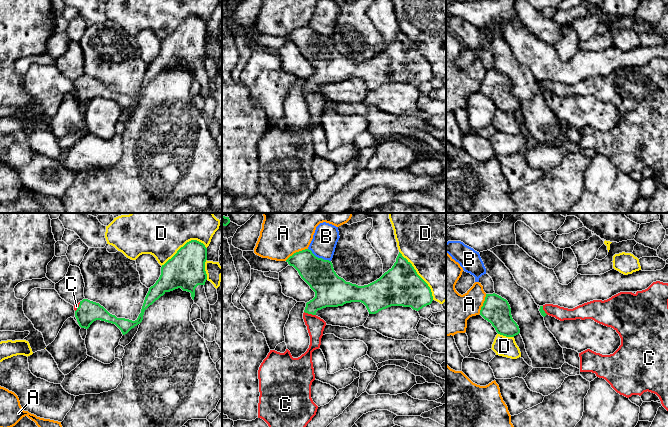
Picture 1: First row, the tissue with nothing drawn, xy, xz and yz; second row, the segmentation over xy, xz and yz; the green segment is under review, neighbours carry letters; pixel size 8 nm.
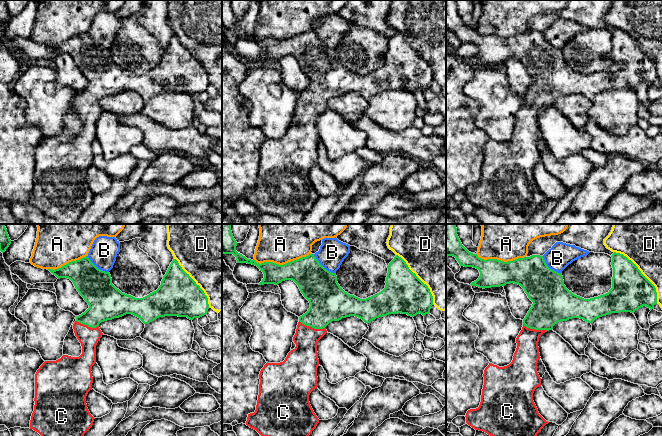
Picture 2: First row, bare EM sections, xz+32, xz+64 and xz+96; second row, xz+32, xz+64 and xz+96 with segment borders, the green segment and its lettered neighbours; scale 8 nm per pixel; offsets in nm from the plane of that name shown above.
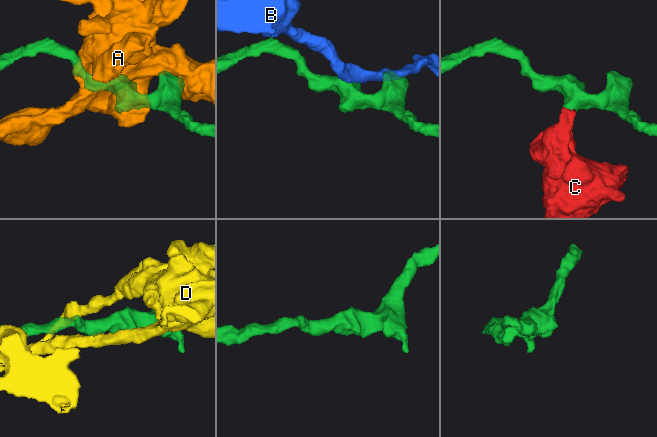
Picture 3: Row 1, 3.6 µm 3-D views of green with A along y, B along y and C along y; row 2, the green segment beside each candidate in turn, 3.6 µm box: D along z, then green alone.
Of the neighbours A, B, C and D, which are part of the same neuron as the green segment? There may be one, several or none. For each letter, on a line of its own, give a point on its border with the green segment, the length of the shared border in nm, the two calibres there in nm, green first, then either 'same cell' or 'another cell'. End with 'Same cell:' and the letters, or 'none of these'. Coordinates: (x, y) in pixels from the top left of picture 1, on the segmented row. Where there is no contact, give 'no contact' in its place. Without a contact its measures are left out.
A: meets green in xz at (296, 252); contact 200 nm long; 240 nm thick on the green side, 420 nm on the other; another cell
B: meets green in xz at (319, 258); contact 220 nm long; 240 nm thick on the green side, 200 nm on the other; another cell
C: meets green in xz at (310, 313); contact 100 nm long; 260 nm thick on the green side, 140 nm on the other; same cell
D: meets green in xz at (418, 275); contact 480 nm long; 320 nm thick on the green side, 500 nm on the other; another cell
Same cell: C

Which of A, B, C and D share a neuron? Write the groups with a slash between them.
A / B / C / D

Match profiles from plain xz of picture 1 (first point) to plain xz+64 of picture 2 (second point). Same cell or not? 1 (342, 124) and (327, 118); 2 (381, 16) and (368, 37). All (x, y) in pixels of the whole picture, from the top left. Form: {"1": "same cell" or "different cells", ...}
{"1": "same cell", "2": "different cells"}

